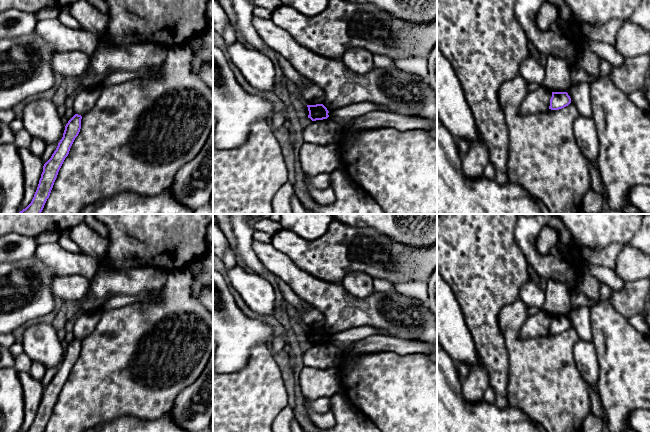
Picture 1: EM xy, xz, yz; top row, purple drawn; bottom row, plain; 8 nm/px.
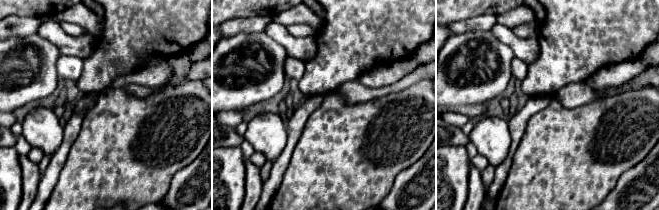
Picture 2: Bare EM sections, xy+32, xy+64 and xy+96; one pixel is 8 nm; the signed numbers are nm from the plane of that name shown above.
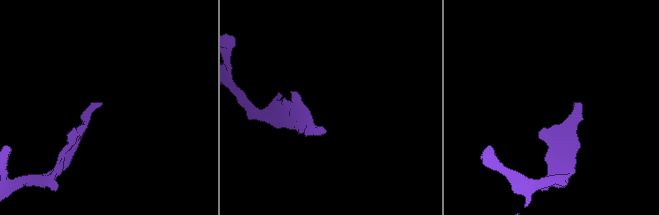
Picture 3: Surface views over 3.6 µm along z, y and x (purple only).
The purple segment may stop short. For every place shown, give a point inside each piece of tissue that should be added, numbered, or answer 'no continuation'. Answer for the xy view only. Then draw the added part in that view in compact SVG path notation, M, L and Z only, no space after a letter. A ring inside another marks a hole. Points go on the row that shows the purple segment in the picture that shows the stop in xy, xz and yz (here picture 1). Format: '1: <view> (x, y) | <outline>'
no continuation

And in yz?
no continuation

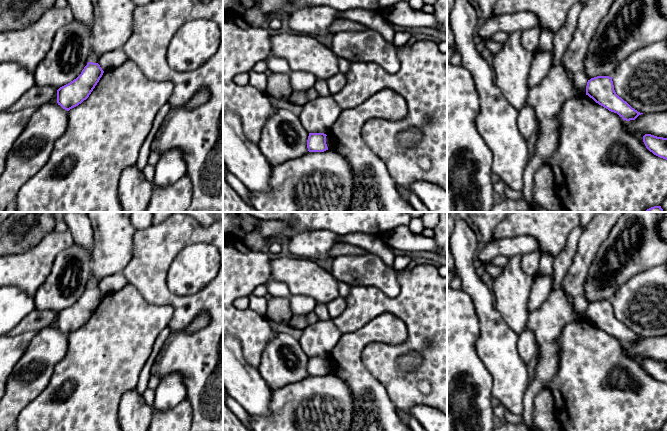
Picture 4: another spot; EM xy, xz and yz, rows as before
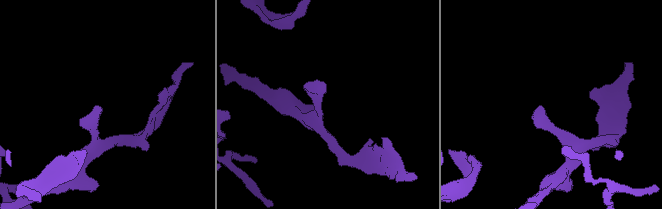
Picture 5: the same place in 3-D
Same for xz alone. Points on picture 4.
no continuation

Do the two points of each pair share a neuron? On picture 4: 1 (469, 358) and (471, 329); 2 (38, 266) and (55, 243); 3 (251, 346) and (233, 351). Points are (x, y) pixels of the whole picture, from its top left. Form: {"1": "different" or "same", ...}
{"1": "same", "2": "same", "3": "different"}

